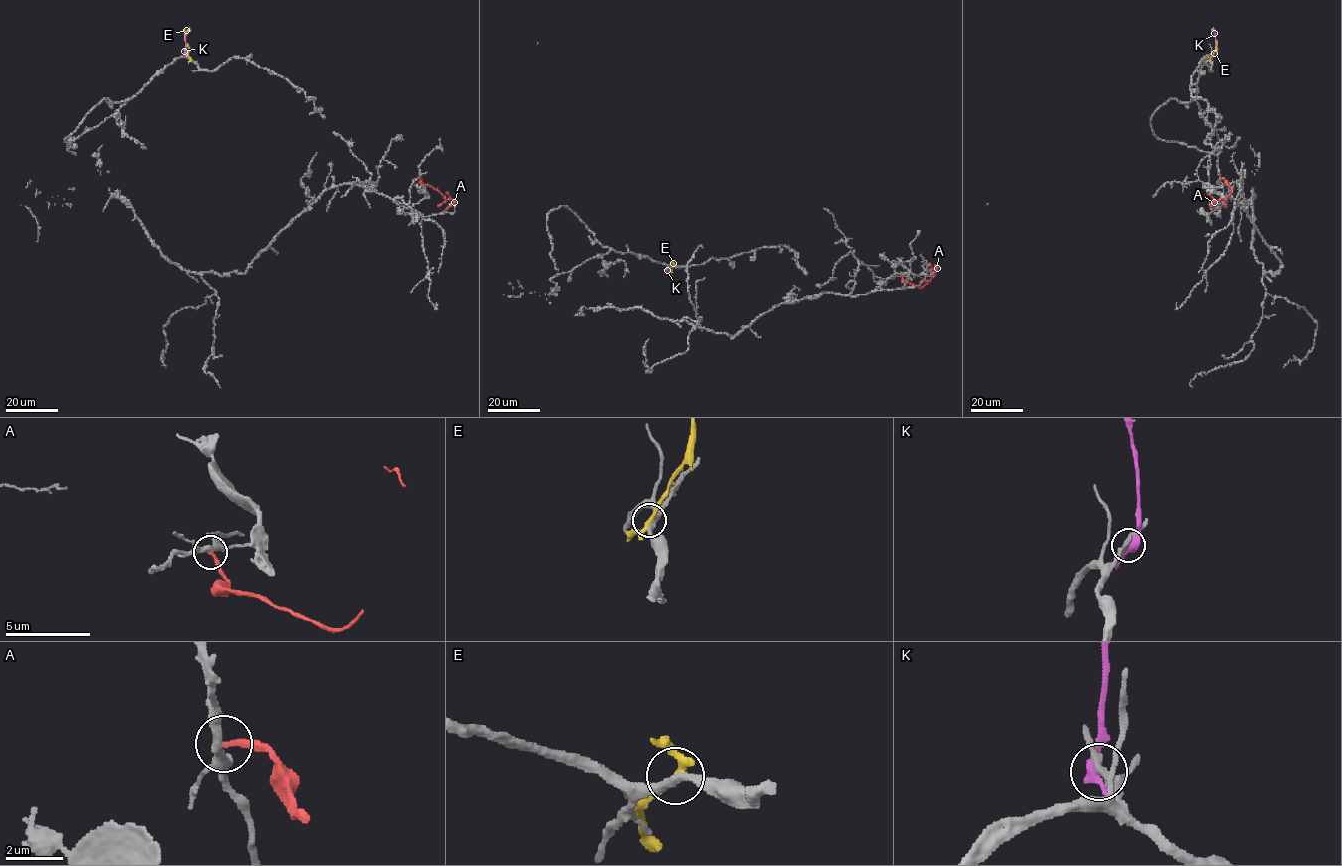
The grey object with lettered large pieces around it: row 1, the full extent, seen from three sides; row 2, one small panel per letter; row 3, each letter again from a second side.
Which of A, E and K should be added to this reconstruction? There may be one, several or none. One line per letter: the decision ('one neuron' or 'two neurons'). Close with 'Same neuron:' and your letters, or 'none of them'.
A: two neurons
E: two neurons
K: two neurons
Same neuron: none of them

